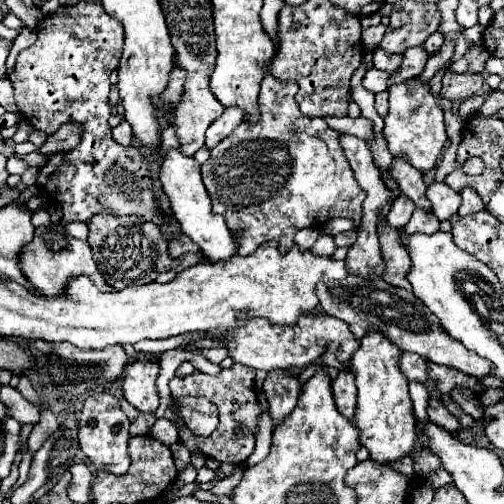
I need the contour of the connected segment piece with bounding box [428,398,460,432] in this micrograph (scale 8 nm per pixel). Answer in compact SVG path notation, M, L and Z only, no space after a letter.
M430 398L430 402L428 402L428 418L430 418L430 422L442 426L448 432L460 428L458 420L444 408L442 402L436 402L436 398Z

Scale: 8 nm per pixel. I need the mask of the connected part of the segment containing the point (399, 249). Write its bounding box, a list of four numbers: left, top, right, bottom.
[380,202,412,291]

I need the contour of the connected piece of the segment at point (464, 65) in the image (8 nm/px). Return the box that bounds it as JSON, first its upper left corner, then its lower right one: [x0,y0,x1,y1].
[450,44,490,72]

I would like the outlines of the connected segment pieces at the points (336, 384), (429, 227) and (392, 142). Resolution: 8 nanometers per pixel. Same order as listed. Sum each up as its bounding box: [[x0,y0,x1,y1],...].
[[332,372,356,418],[404,208,438,234],[384,80,446,172]]

